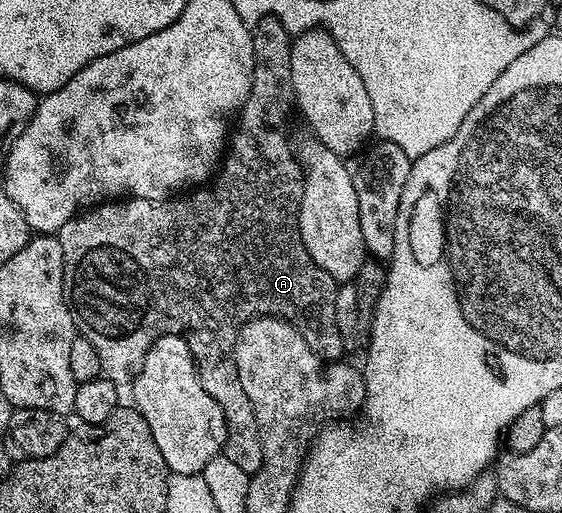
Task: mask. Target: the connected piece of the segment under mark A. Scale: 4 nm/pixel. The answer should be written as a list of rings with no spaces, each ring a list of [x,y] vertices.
[[[264,16],[252,28],[252,41],[254,42],[254,74],[250,94],[246,98],[244,107],[238,113],[240,125],[235,125],[230,136],[230,147],[222,161],[222,167],[218,175],[207,186],[199,190],[189,191],[179,198],[167,200],[137,200],[125,199],[123,202],[104,202],[99,206],[93,206],[67,220],[58,233],[58,239],[62,246],[62,258],[64,259],[64,287],[66,299],[71,307],[73,317],[78,325],[79,335],[85,336],[90,342],[94,342],[94,350],[98,350],[98,362],[105,380],[114,382],[117,386],[131,385],[136,376],[142,370],[142,362],[146,354],[152,348],[152,343],[163,336],[183,336],[187,342],[192,358],[196,362],[196,373],[200,376],[202,386],[218,406],[222,406],[222,414],[226,422],[226,438],[224,439],[223,455],[235,462],[243,472],[249,474],[258,471],[264,464],[264,455],[260,445],[260,431],[254,418],[254,406],[250,398],[246,398],[246,390],[242,390],[242,382],[238,378],[238,366],[234,362],[234,350],[236,339],[247,320],[253,320],[256,316],[278,316],[282,320],[288,320],[306,338],[310,350],[325,362],[336,362],[346,347],[344,335],[336,321],[336,290],[338,282],[306,250],[300,233],[300,203],[304,186],[302,183],[302,164],[299,159],[288,149],[288,136],[284,131],[288,128],[288,111],[293,111],[294,97],[292,87],[289,84],[288,59],[291,56],[293,37],[284,29],[282,22],[278,22],[272,16]]]

